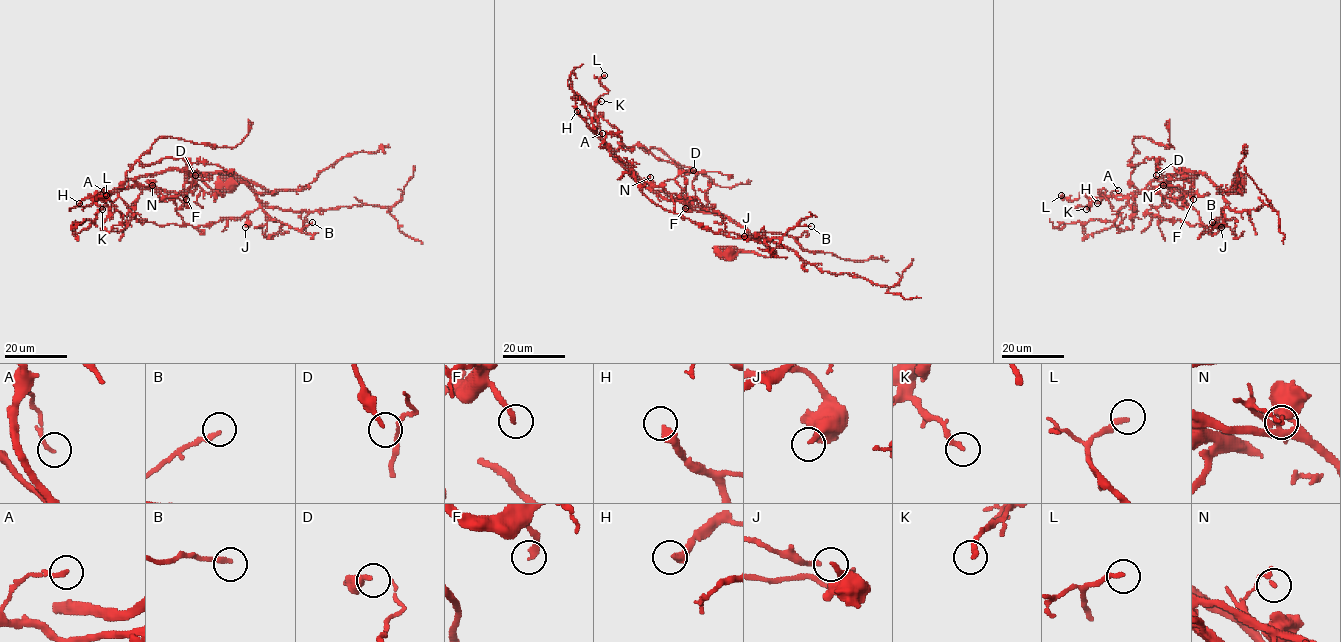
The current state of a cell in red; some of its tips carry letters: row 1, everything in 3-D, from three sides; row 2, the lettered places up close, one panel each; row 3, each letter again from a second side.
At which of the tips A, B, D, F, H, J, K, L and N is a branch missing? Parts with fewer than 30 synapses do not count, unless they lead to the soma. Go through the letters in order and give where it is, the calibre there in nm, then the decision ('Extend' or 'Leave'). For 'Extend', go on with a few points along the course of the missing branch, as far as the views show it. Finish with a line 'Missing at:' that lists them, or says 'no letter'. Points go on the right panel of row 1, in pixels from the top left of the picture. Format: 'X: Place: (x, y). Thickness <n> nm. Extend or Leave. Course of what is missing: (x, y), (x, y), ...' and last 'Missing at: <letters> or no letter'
A: Place: (1118, 190). Thickness 170 nm. Leave
B: Place: (1212, 222). Thickness 200 nm. Leave
D: Place: (1156, 175). Thickness 190 nm. Leave
F: Place: (1193, 199). Thickness 220 nm. Leave
H: Place: (1097, 203). Thickness 360 nm. Extend. Course of what is missing: (1097, 203), (1082, 209), (1049, 211), (1093, 212), (1113, 193), (1161, 181), (1138, 159), (1151, 117), (1159, 112)
J: Place: (1221, 227). Thickness 280 nm. Leave
K: Place: (1086, 209). Thickness 240 nm. Leave
L: Place: (1061, 195). Thickness 190 nm. Leave
N: Place: (1163, 185). Thickness 190 nm. Leave
Missing at: H

